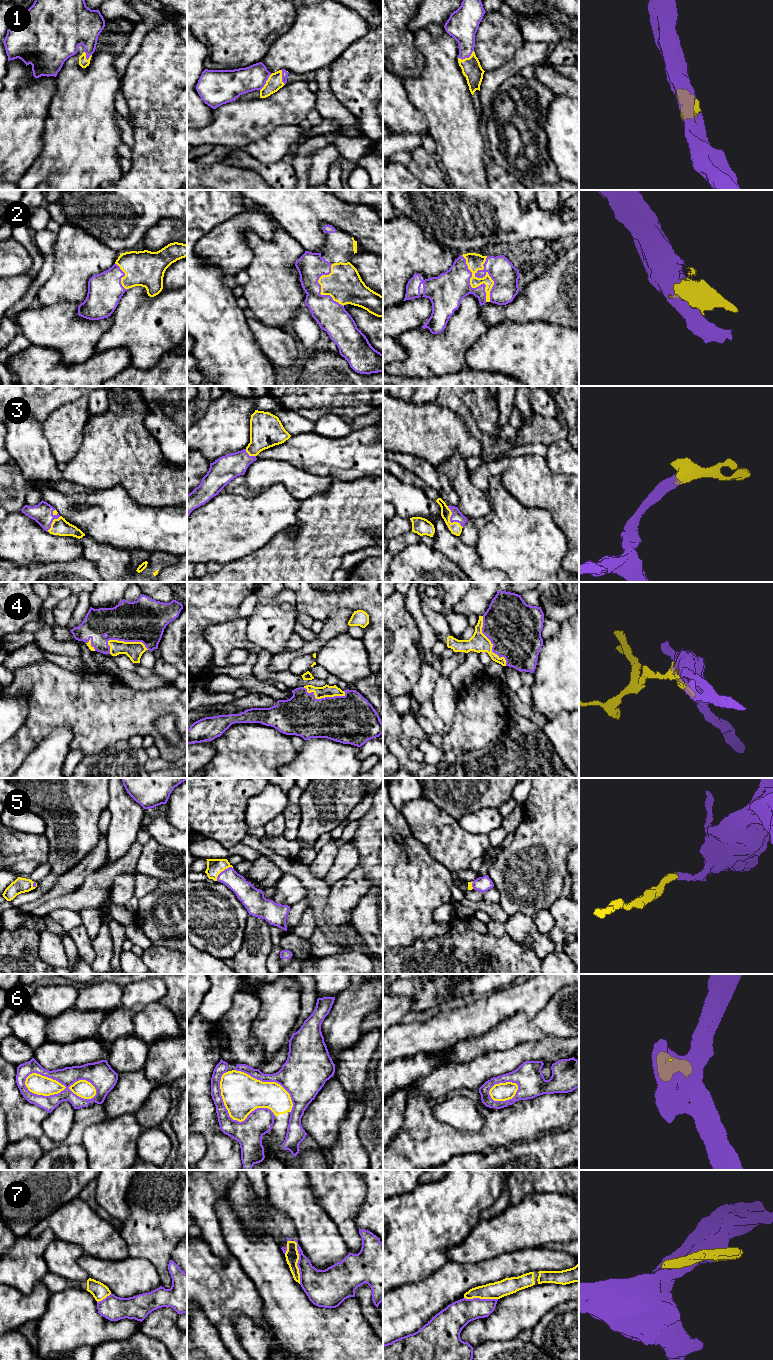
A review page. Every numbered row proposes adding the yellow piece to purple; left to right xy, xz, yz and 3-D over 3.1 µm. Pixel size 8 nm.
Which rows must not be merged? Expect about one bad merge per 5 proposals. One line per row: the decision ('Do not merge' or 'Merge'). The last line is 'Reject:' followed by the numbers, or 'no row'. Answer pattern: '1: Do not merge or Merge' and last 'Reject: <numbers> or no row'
1: Merge
2: Merge
3: Merge
4: Merge
5: Merge
6: Do not merge
7: Do not merge
Reject: 6, 7

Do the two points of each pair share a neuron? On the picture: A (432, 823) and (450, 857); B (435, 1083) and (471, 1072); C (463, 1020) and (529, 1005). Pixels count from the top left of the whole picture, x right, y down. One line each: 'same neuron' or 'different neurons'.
A: same neuron
B: same neuron
C: same neuron

